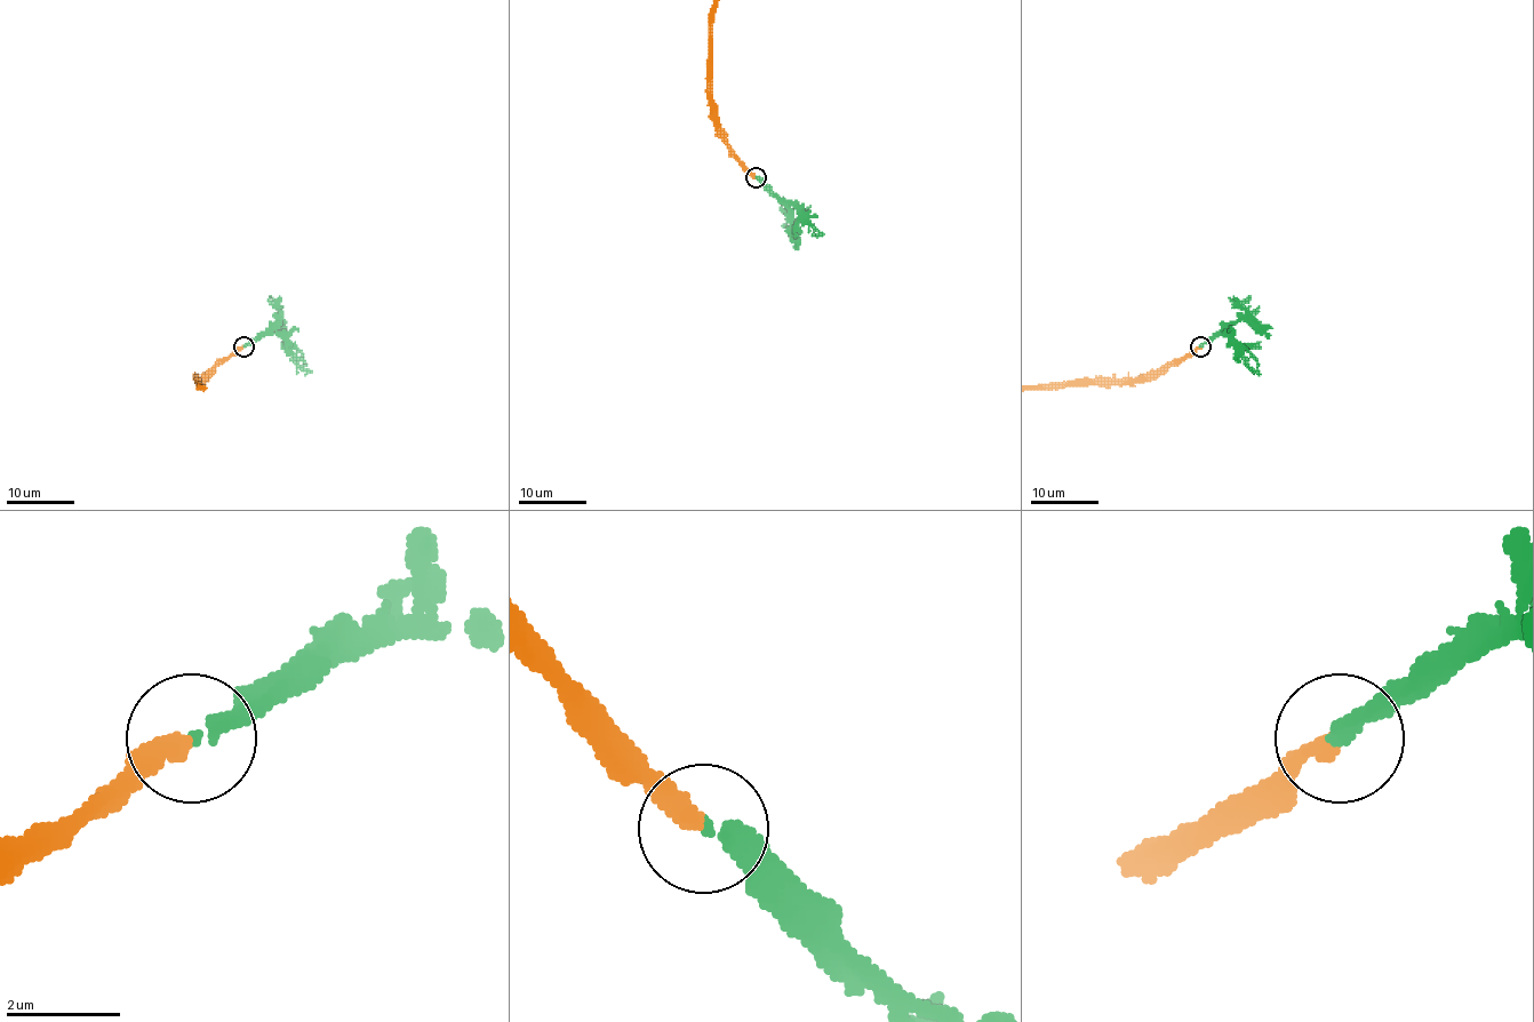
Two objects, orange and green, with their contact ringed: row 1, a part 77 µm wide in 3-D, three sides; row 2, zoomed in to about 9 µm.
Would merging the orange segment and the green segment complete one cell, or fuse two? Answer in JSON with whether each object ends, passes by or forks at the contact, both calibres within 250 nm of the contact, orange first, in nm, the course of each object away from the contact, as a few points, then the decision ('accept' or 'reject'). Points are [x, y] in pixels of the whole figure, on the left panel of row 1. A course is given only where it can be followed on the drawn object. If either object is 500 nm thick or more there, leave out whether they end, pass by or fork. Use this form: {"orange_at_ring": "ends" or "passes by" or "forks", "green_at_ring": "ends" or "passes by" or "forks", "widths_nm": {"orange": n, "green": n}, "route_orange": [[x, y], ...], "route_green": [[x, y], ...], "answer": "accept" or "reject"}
{"orange_at_ring": "ends", "green_at_ring": "ends", "widths_nm": {"orange": 320, "green": 280}, "route_green": [[244, 346], [276, 333], [305, 374]], "answer": "accept"}

